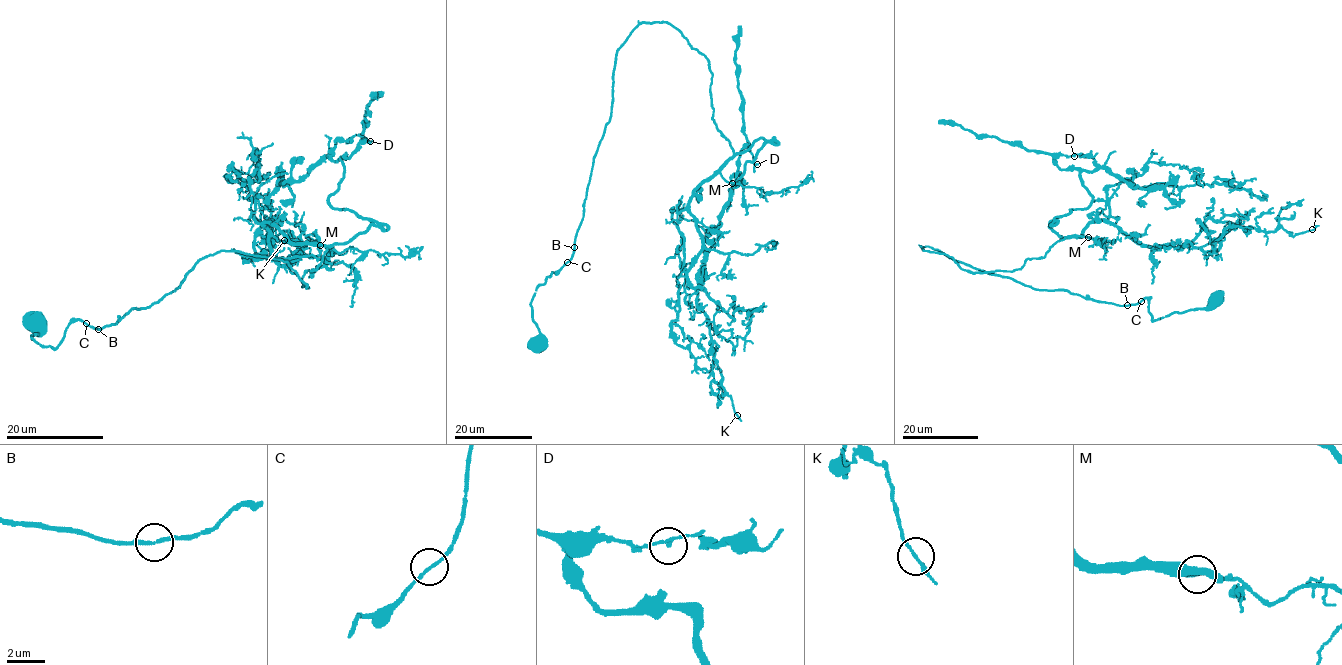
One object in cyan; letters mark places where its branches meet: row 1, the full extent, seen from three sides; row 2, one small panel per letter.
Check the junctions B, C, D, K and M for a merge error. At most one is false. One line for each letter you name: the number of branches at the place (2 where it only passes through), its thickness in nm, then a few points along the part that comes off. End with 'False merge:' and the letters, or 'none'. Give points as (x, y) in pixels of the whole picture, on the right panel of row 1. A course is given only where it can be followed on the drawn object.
False merge: none

